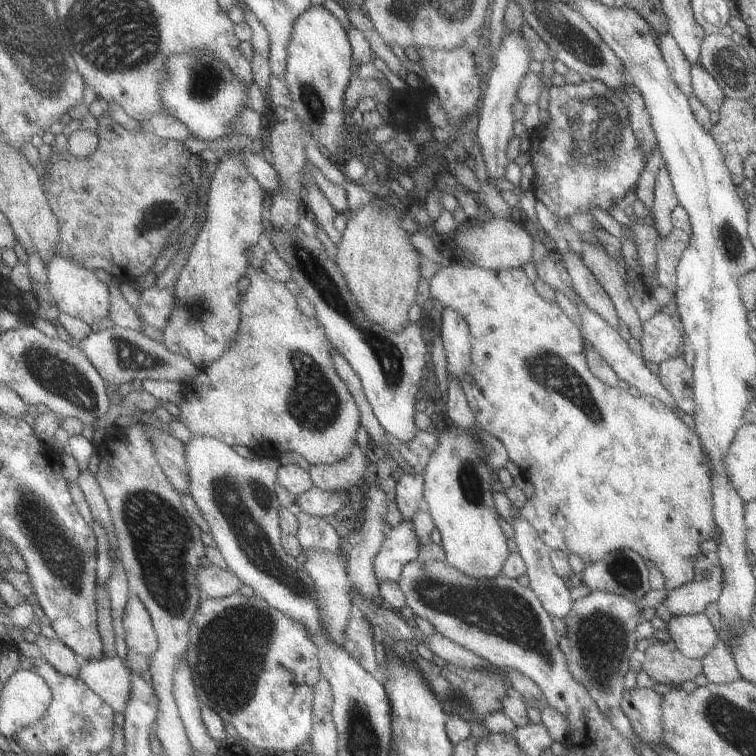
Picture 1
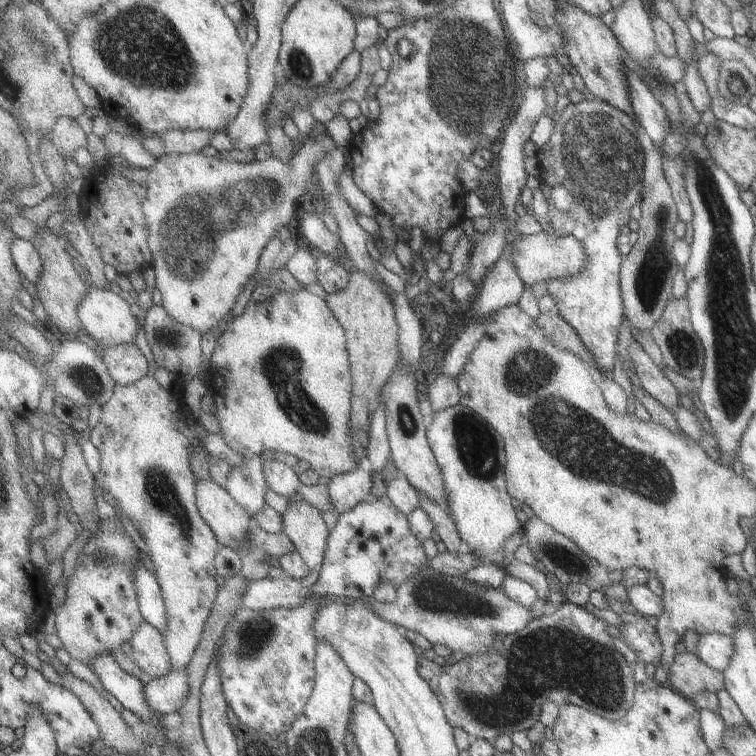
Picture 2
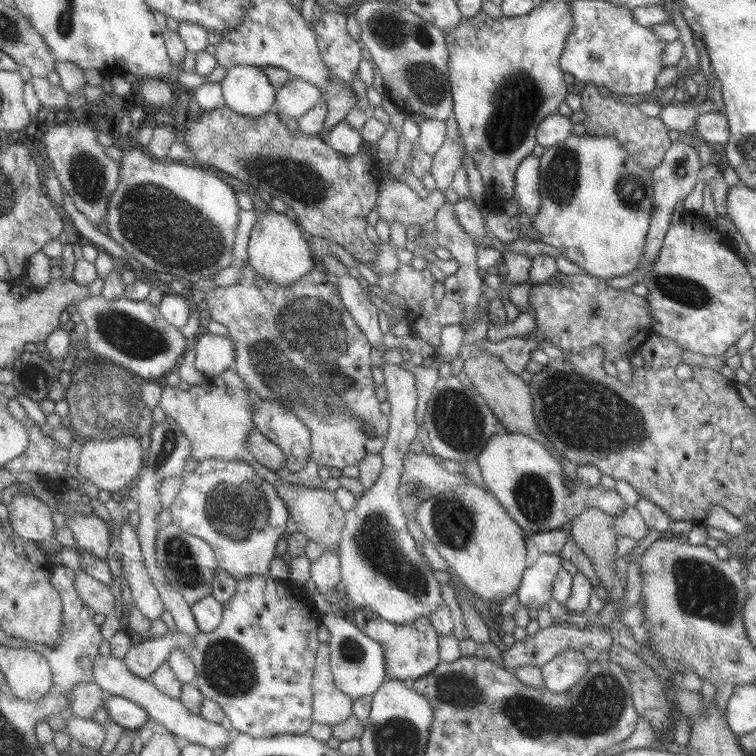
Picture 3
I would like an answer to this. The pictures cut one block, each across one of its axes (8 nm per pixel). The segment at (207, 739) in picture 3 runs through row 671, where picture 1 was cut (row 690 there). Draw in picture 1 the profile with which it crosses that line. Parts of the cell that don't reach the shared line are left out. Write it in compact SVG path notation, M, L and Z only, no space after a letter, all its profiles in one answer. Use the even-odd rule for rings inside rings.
M115 656L111 659L84 661L78 677L115 712L124 715L133 690L130 671L128 664L123 664L123 660Z

